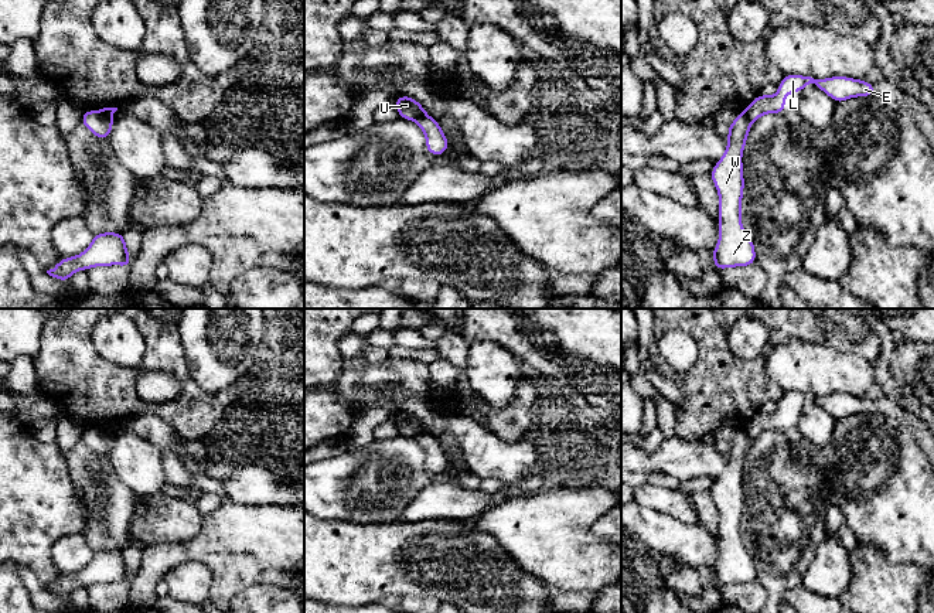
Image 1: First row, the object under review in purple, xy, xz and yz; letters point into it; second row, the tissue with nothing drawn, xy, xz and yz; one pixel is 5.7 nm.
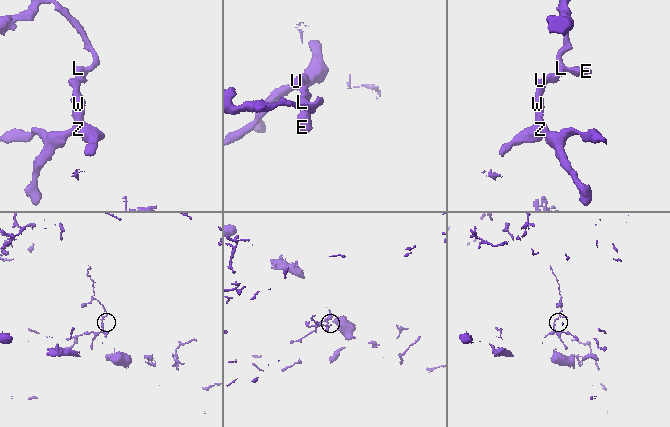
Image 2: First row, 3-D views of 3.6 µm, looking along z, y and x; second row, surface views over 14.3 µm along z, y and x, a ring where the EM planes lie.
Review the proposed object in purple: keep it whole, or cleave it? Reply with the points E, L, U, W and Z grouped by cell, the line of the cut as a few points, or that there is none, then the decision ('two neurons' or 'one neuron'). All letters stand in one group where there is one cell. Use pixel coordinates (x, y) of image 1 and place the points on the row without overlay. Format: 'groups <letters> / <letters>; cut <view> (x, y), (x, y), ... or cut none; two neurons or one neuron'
groups E L / U W Z; cut xy (98, 428), (112, 438); two neurons

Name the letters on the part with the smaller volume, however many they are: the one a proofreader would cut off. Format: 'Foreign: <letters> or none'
Foreign: E, L

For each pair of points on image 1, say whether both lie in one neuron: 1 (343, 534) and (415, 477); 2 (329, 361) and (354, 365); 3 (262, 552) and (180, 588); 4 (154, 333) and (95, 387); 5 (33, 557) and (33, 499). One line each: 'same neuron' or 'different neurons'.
1: different neurons
2: different neurons
3: different neurons
4: same neuron
5: same neuron

